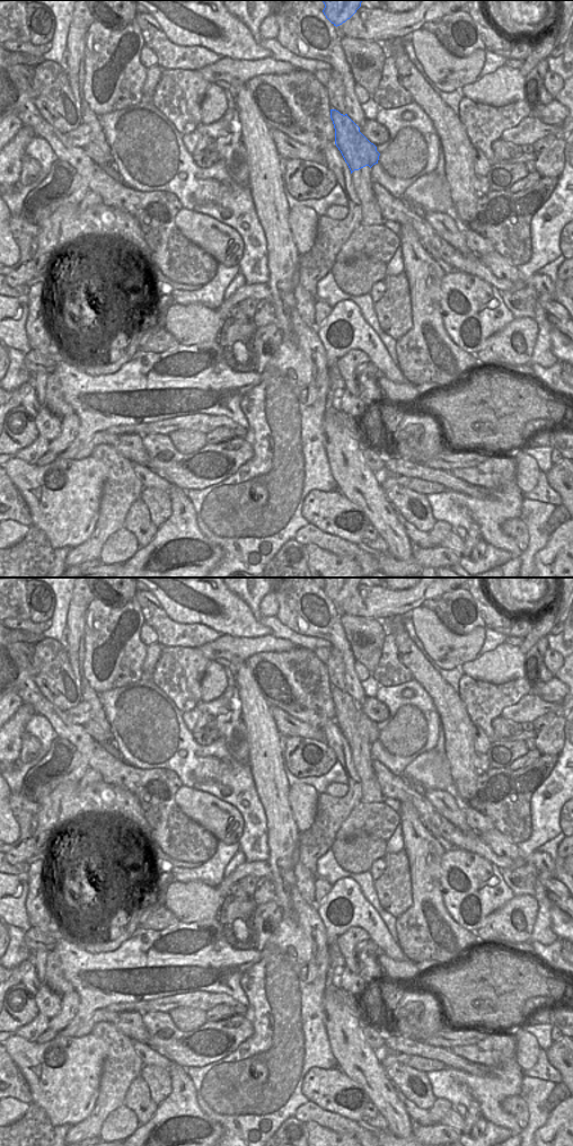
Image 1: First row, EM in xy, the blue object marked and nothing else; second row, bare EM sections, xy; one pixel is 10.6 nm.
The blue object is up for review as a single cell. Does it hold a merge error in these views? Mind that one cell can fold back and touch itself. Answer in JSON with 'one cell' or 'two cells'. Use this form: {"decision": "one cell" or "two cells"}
{"decision": "two cells"}

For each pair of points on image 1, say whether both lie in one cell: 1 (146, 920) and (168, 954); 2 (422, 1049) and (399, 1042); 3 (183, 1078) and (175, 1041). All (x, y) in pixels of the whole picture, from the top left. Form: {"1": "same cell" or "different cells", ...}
{"1": "different cells", "2": "same cell", "3": "different cells"}

